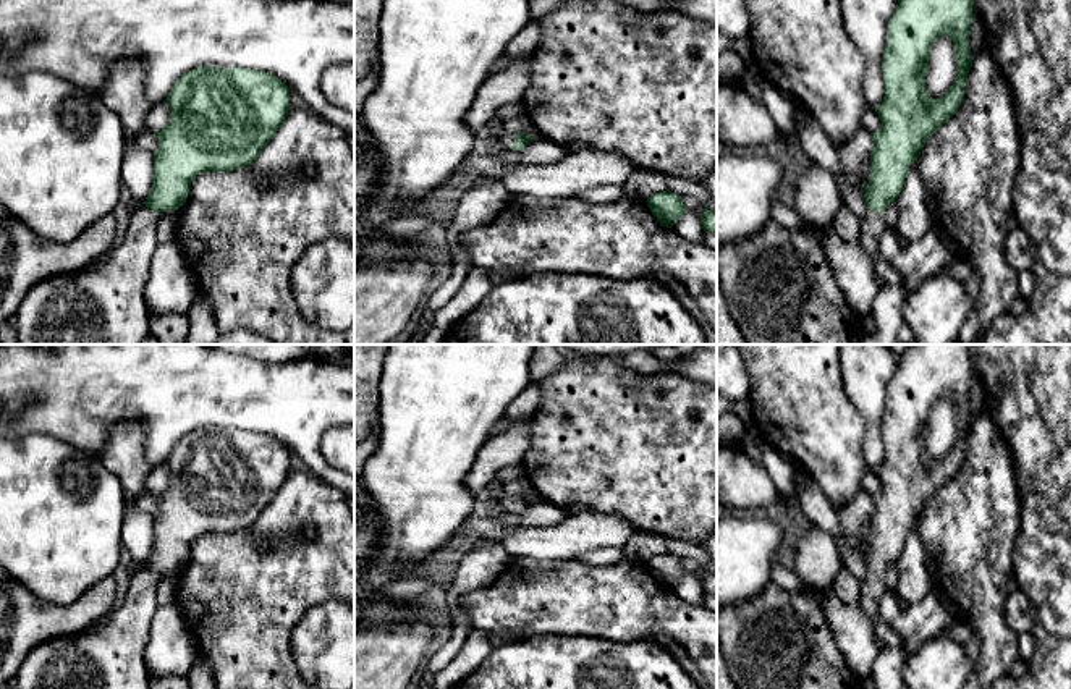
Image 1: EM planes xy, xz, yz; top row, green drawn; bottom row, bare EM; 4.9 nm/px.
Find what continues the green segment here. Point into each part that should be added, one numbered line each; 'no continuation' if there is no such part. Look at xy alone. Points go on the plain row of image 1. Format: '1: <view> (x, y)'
1: xy (110, 654)

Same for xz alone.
1: xz (507, 500)

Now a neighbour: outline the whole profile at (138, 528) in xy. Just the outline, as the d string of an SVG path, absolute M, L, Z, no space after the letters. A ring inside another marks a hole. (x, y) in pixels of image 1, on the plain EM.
M128 498L123 518L123 548L131 555L133 563L142 568L150 555L154 540L154 518L138 509L136 503Z

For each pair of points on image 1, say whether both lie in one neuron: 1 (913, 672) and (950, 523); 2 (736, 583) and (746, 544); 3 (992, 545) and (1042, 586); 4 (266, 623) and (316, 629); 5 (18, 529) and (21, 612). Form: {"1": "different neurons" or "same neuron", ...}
{"1": "different neurons", "2": "same neuron", "3": "different neurons", "4": "different neurons", "5": "different neurons"}

